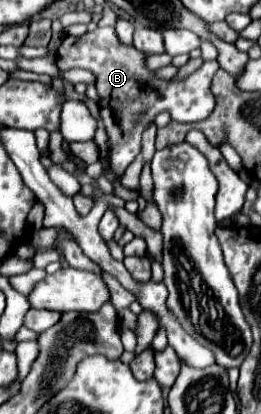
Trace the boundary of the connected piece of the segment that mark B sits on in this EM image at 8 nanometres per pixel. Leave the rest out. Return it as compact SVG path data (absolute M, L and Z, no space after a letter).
M99 27L91 33L85 33L73 39L73 45L67 49L65 39L57 53L57 67L61 71L69 69L89 69L97 75L97 93L101 97L101 119L105 123L107 135L111 139L111 171L121 179L125 169L141 153L141 133L155 119L157 113L169 111L175 121L201 121L211 115L215 107L215 97L211 93L211 77L219 69L217 61L203 63L193 75L185 81L161 81L153 71L145 69L145 53L125 47L119 43L113 27Z

